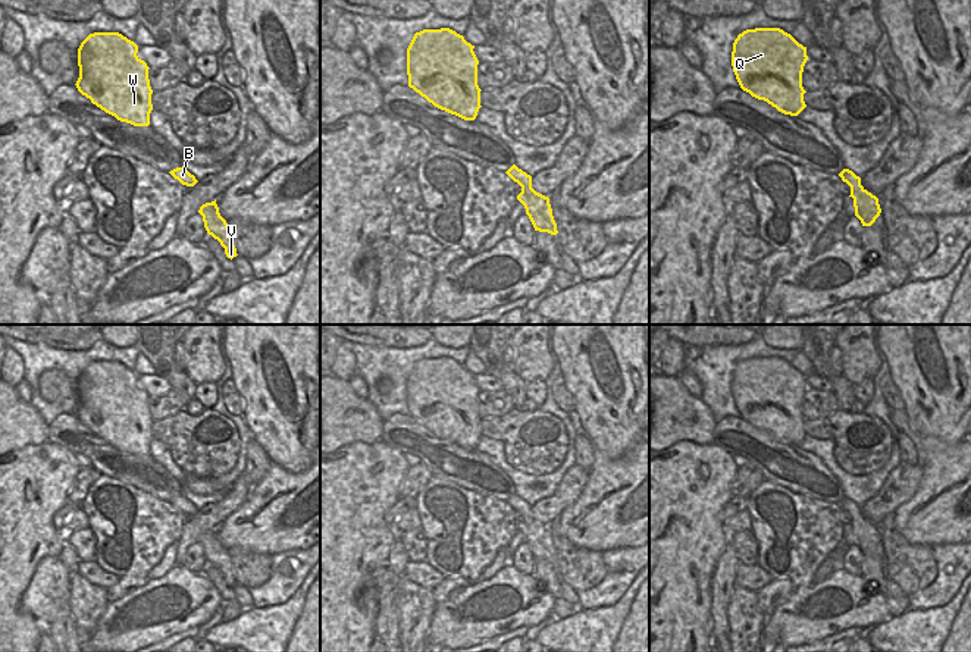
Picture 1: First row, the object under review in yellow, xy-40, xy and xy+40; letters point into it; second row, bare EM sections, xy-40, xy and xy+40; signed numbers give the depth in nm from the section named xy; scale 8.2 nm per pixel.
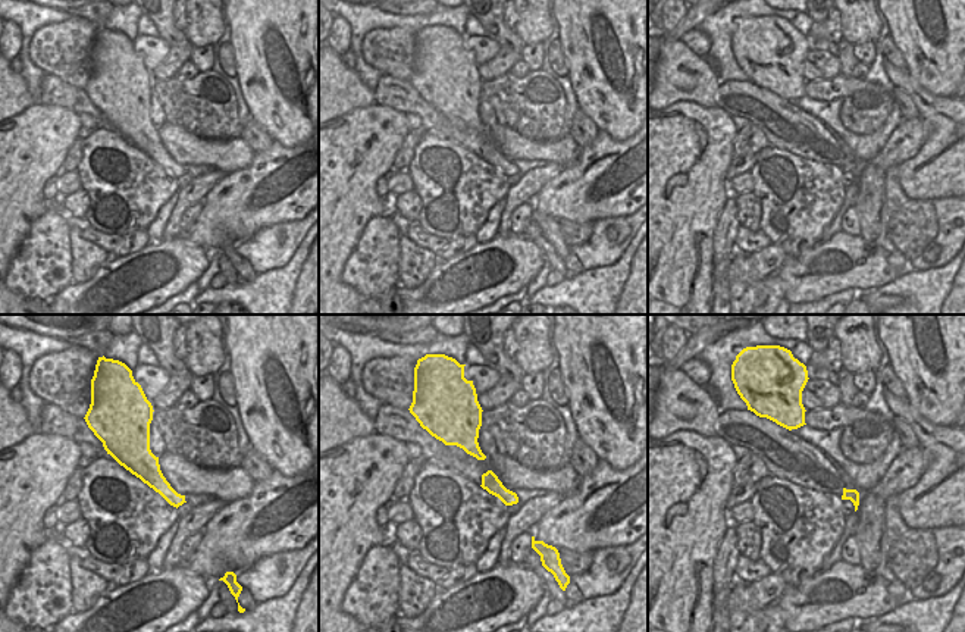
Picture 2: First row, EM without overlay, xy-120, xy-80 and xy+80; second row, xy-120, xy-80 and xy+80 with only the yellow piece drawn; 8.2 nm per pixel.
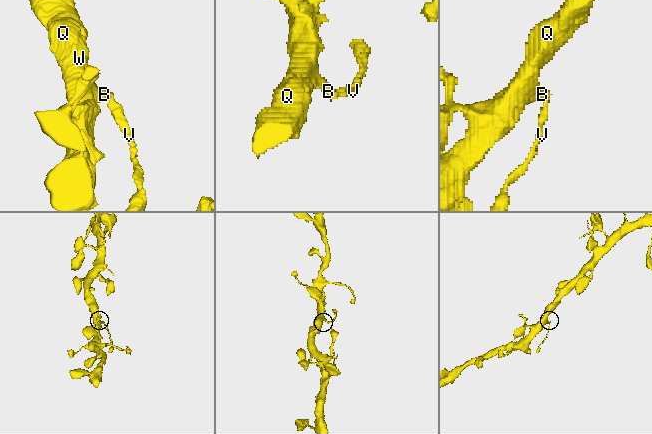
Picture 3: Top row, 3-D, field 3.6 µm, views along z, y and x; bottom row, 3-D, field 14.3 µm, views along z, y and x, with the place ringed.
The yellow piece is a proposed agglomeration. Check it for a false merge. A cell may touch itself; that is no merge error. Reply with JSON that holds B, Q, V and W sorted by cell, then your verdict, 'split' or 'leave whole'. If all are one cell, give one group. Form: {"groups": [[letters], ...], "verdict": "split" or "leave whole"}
{"groups": [["B", "Q", "W"], ["V"]], "verdict": "split"}

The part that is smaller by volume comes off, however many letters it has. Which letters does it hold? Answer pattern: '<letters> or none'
V

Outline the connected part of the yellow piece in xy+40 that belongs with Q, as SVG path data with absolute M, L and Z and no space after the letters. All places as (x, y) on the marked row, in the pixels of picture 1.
M780 28L746 29L733 43L732 66L740 88L790 116L798 116L806 107L802 87L806 60L806 47Z

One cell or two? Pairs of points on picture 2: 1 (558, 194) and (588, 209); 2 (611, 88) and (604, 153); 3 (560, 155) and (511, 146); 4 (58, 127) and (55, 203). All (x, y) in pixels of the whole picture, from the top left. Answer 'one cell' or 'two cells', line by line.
1: one cell
2: two cells
3: one cell
4: two cells

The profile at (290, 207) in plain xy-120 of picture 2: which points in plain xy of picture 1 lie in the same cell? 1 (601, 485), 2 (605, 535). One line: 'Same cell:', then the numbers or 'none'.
Same cell: 1, 2

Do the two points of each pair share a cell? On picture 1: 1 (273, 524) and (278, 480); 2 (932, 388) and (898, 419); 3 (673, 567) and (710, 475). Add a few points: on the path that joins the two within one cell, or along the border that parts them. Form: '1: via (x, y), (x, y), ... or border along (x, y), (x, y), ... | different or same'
1: via (282, 511), (296, 498), (296, 489), (291, 488) | same
2: border along (904, 408), (911, 425), (917, 430), (930, 435) | different
3: via (673, 544), (676, 510), (688, 498) | same

